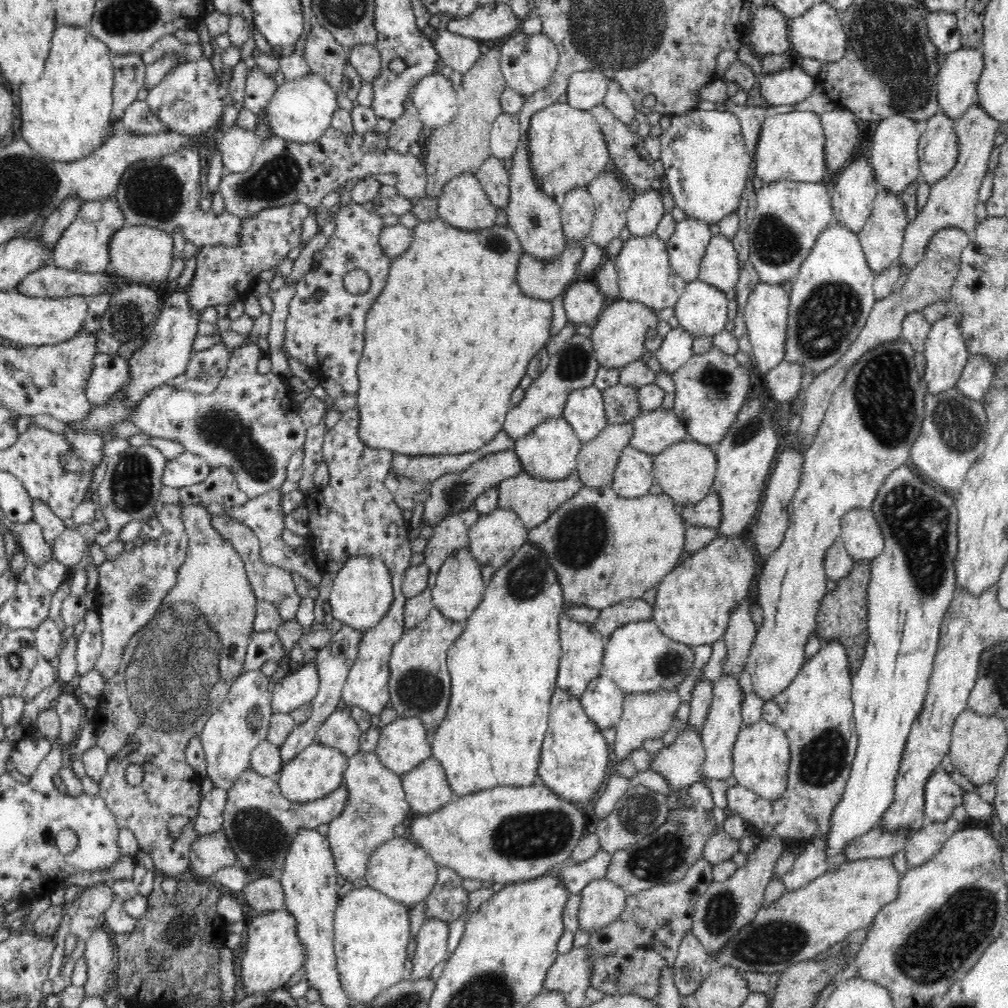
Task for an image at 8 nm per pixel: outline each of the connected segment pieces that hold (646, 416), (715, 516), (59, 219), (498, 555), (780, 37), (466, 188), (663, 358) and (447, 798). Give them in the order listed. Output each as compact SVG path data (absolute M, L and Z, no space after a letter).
M673 410L641 412L630 421L633 426L629 445L646 454L658 455L671 444L687 440L686 427Z
M713 489L699 503L679 507L681 517L687 525L706 526L717 529L721 521L721 504Z
M72 196L60 203L60 206L45 218L44 225L40 231L39 238L43 244L50 248L55 246L59 236L68 228L69 224L76 218L80 205L84 203L77 196Z
M498 507L488 514L480 515L469 528L468 548L480 566L492 566L497 570L527 542L528 531L529 529L522 524L520 517L514 511Z
M760 8L751 20L748 44L758 54L782 54L791 46L789 21L777 8Z
M465 173L449 180L436 199L438 218L454 228L466 231L484 230L484 228L492 228L496 222L497 208L491 204L475 175Z
M678 326L666 334L662 346L654 352L654 356L660 362L661 370L672 374L690 360L693 352L694 337Z
M433 757L406 772L401 780L406 801L416 816L437 812L454 799L445 771Z

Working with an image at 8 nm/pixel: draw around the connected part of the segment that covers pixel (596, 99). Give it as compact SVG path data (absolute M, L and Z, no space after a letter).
M596 70L576 72L569 77L567 103L578 110L590 110L602 104L607 92L607 78Z

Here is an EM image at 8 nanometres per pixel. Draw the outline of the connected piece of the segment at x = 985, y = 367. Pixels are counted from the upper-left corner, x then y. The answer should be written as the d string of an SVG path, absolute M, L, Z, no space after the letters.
M970 356L955 387L968 398L983 401L991 388L996 368L985 356Z

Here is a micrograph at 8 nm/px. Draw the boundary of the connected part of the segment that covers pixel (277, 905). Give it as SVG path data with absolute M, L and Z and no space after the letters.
M272 875L248 882L242 890L242 894L248 906L261 913L286 908L284 889L282 889L280 881L276 880Z

